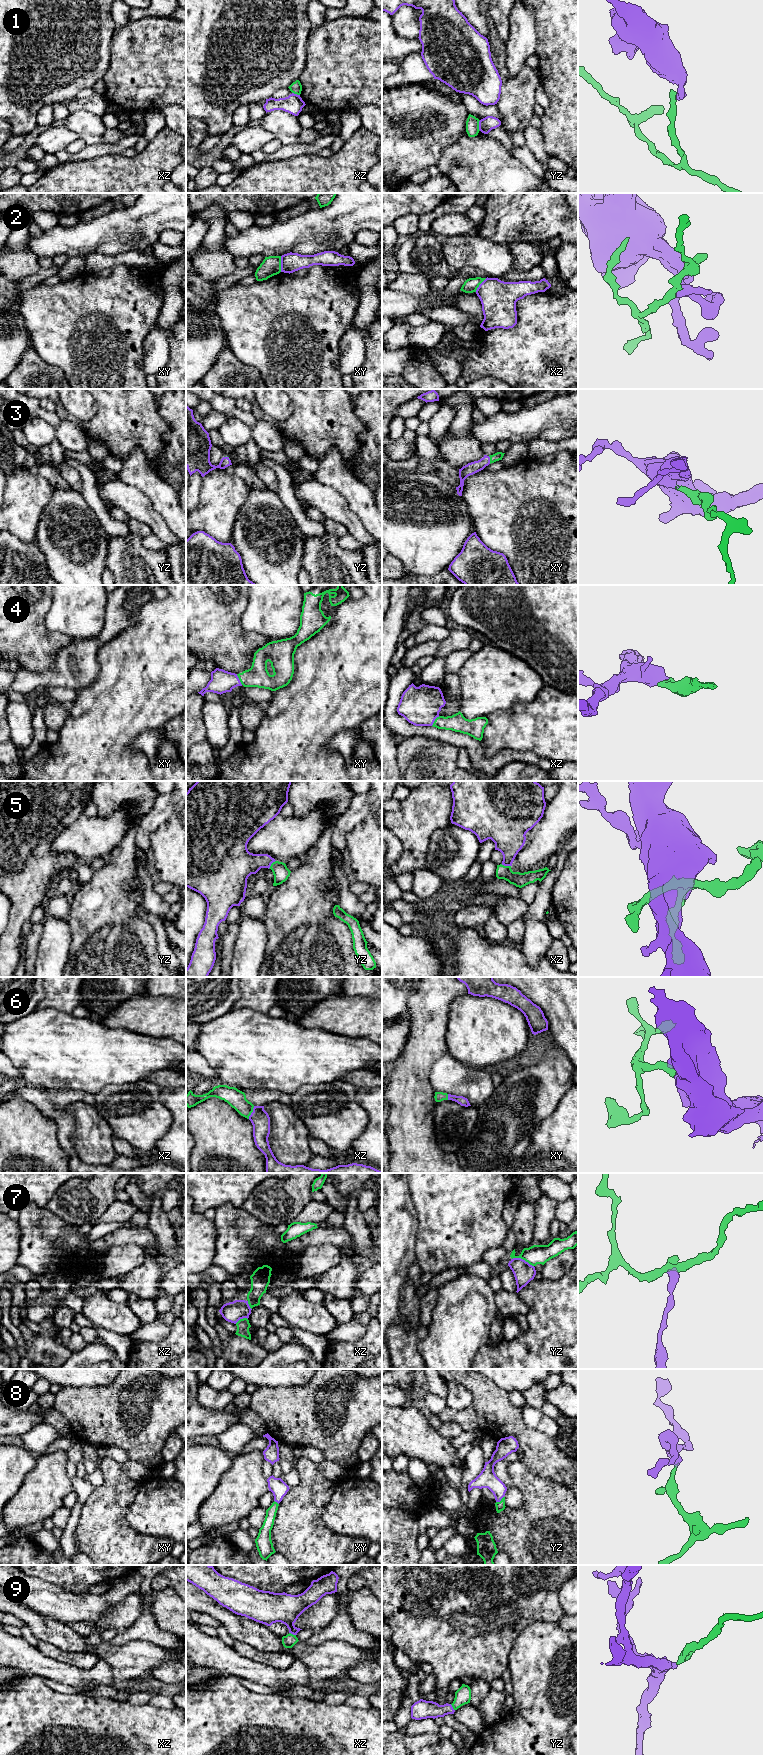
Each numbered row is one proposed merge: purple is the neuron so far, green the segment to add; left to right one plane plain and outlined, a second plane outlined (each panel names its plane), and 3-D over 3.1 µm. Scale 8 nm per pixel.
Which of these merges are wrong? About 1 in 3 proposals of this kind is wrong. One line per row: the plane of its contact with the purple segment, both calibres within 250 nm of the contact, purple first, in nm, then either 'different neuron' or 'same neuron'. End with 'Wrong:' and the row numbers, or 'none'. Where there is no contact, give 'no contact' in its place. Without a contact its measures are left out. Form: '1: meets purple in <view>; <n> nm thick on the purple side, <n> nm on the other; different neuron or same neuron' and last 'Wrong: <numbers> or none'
1: meets purple in yz; 120 nm thick on the purple side, 110 nm on the other; different neuron
2: meets purple in xy; 160 nm thick on the purple side, 150 nm on the other; different neuron
3: meets purple in xy; 100 nm thick on the purple side, 70 nm on the other; same neuron
4: meets purple in xy; 180 nm thick on the purple side, 180 nm on the other; same neuron
5: meets purple in yz; 240 nm thick on the purple side, 130 nm on the other; same neuron
6: meets purple in xz; 150 nm thick on the purple side, 150 nm on the other; same neuron
7: meets purple in yz; 160 nm thick on the purple side, 160 nm on the other; different neuron
8: meets purple in yz; 150 nm thick on the purple side, 80 nm on the other; same neuron
9: meets purple in xz; 240 nm thick on the purple side, 110 nm on the other; same neuron
Wrong: 1, 2, 7

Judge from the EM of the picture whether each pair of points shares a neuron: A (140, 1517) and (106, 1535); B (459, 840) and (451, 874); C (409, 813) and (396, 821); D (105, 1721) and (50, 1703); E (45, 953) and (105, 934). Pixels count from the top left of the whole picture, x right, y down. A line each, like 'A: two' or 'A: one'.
A: two
B: one
C: one
D: one
E: two

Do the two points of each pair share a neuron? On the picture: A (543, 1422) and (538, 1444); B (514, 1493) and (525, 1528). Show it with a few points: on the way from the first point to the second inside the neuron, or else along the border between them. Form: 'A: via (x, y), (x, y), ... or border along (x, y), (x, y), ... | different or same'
A: border along (522, 1419), (529, 1428), (536, 1429), (554, 1438) | different
B: border along (514, 1484), (521, 1495), (521, 1505), (512, 1509) | different

